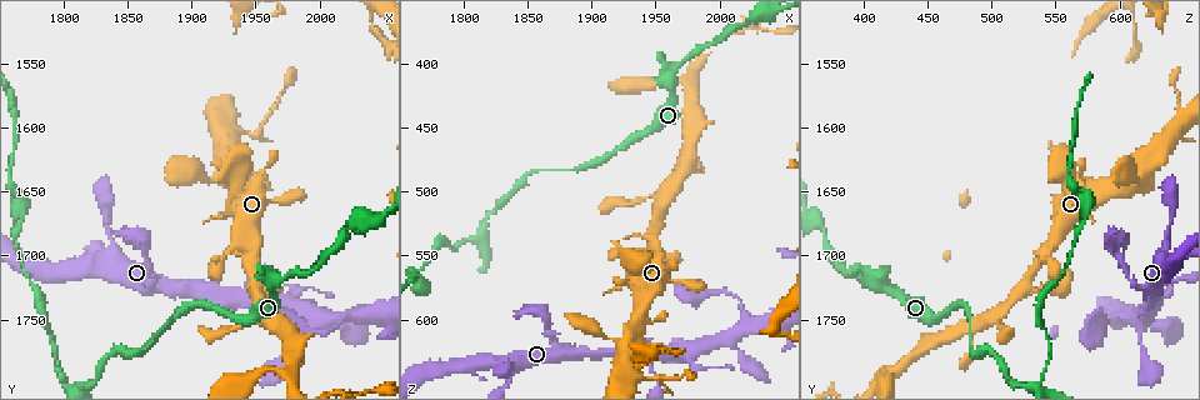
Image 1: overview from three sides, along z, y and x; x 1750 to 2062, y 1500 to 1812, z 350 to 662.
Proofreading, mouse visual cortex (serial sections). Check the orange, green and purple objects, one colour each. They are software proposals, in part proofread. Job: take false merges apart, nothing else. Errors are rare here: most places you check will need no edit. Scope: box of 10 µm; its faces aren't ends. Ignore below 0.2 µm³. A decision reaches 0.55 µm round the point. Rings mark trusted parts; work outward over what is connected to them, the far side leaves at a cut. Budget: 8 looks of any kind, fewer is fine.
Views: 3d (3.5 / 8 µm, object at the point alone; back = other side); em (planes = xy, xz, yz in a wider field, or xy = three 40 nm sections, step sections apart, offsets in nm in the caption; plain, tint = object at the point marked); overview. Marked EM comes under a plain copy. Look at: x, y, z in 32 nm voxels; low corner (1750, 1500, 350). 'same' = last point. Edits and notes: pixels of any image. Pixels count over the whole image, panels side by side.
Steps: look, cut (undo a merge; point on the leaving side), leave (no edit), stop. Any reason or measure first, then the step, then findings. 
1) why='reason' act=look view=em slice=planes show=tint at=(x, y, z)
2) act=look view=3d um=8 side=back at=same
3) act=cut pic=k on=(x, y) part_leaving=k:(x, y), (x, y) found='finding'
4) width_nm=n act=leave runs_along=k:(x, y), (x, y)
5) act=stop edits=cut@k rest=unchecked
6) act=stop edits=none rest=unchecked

why='three-way junction' act=look view=3d um=8 at=(1936, 1734, 624)

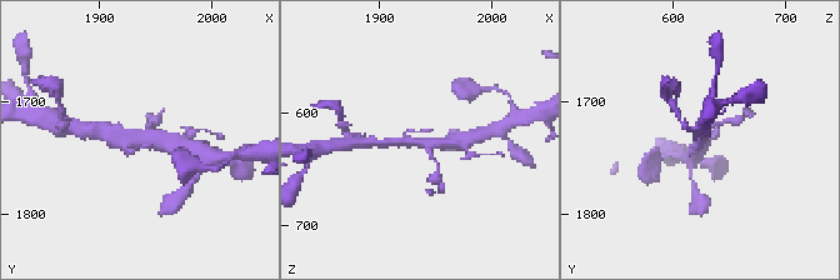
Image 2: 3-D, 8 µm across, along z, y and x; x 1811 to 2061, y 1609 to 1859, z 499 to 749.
why='closer look' act=look view=3d um=3.5 side=back at=same

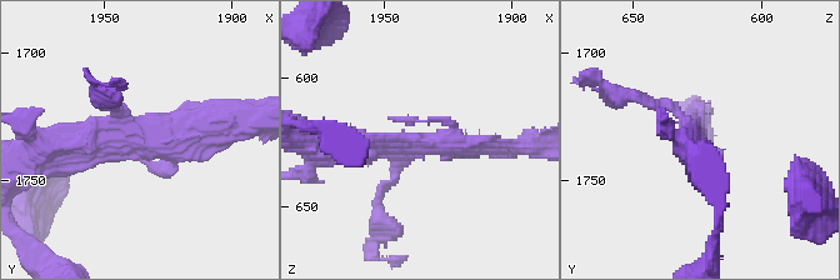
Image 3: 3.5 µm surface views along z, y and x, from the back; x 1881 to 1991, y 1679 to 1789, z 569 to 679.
why='shape alone is not enough' act=look view=em slice=xy step=5 show=tint at=(1936, 1735, 625)

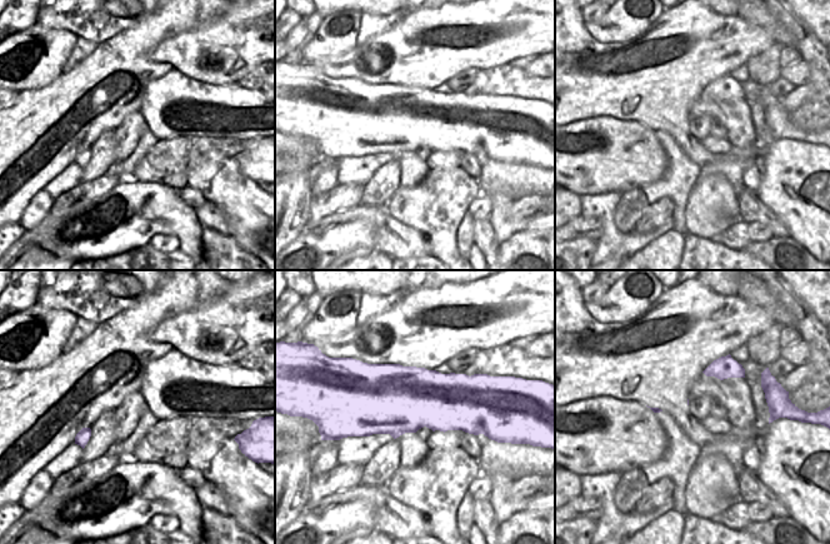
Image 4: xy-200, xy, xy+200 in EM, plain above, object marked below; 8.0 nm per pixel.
width_nm=550 act=leave runs_along=3:(218, 123), (173, 141), (53, 149) found='one cell here'

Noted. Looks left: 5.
why='calibre changes' act=look view=3d um=3.5 at=(1978, 1712, 392)

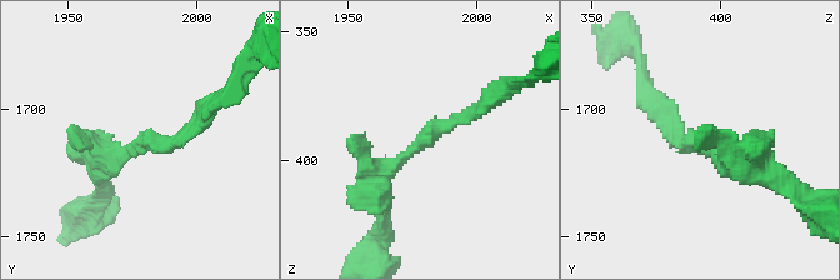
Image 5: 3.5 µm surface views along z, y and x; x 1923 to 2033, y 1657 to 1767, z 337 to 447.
arm_widths_nm=150,350 act=look view=em slice=xy step=5 show=tint at=(1978, 1713, 393)

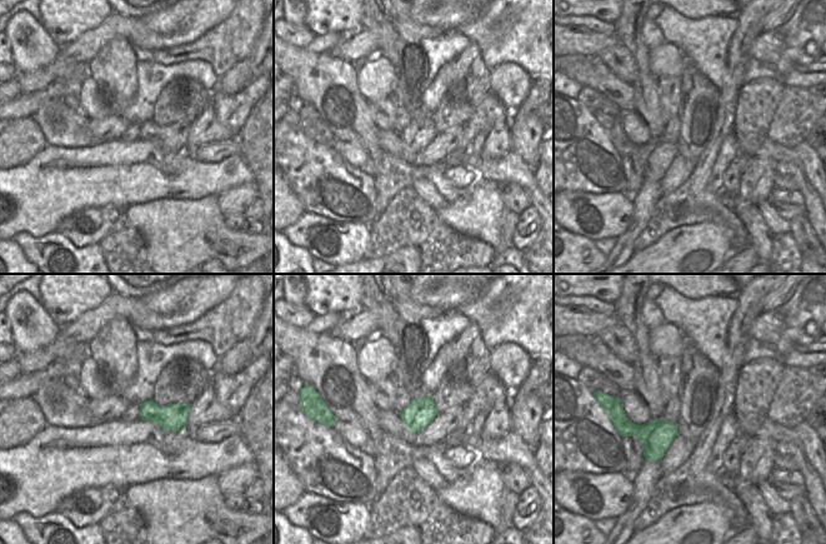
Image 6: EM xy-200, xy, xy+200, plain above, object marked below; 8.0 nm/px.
act=leave runs_along=5:(379, 200), (379, 174), (486, 104) found='all the same cell'

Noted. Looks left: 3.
why='a fork' act=look view=3d um=3.5 side=back at=(1976, 1790, 420)

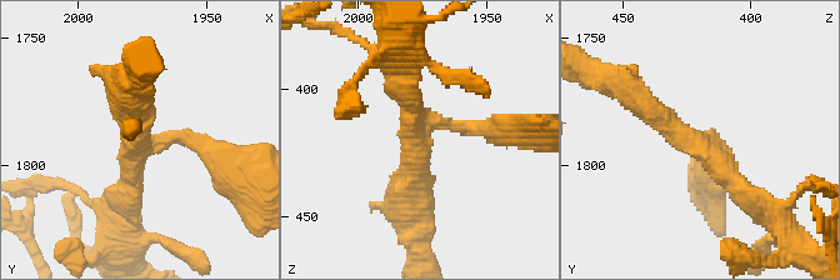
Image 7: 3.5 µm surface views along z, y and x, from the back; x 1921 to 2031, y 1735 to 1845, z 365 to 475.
arms=3 arm_widths_nm=200,250,300 act=look view=em slice=xy step=2 show=tint at=(1977, 1793, 420)

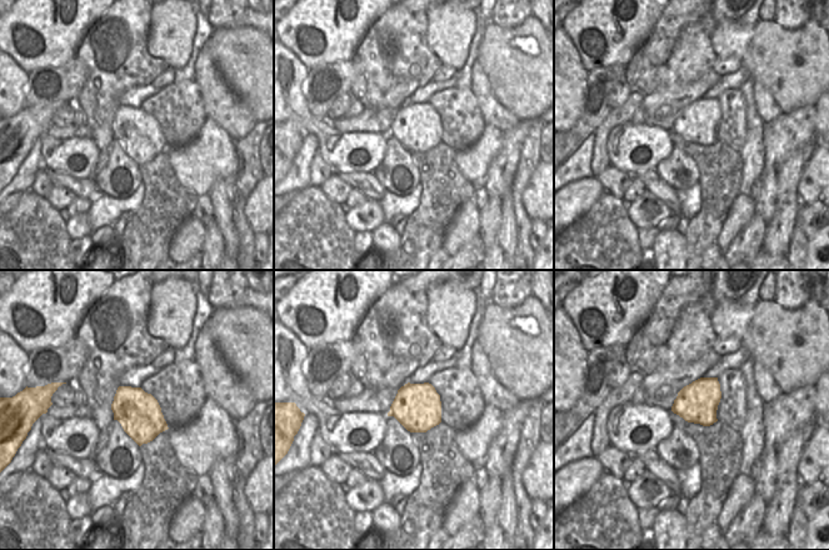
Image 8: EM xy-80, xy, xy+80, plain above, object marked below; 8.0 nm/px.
act=leave runs_along=7:(409, 205), (420, 131), (481, 129) found='all the same cell'

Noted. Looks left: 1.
act=stop edits=none rest=unchecked

